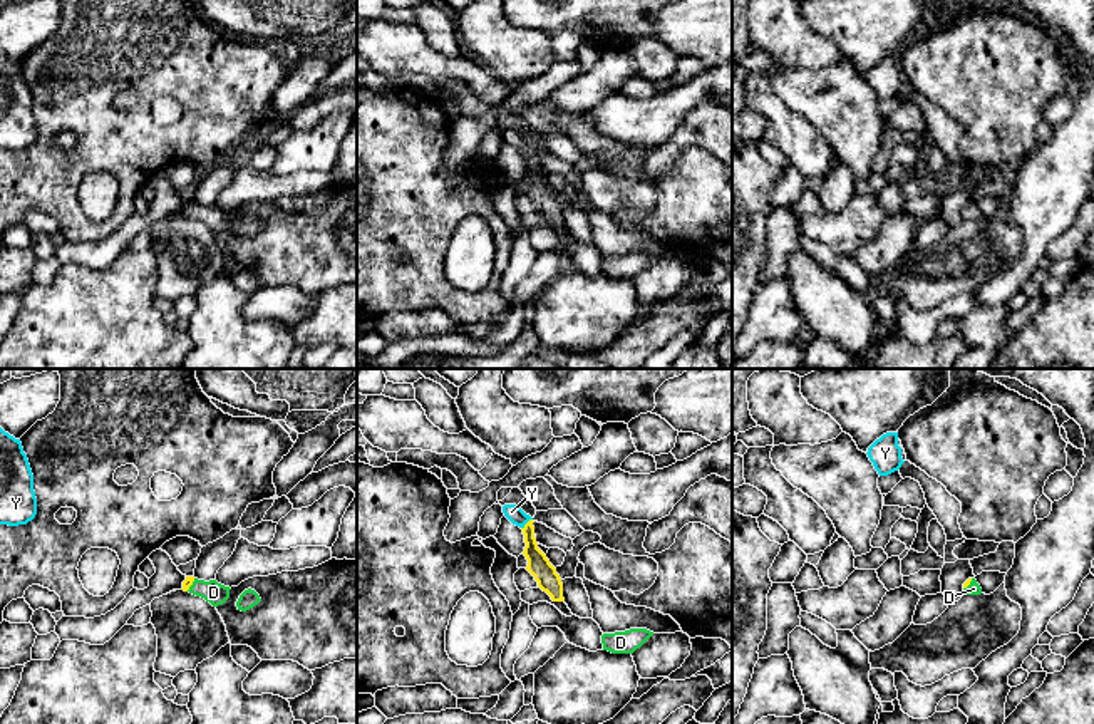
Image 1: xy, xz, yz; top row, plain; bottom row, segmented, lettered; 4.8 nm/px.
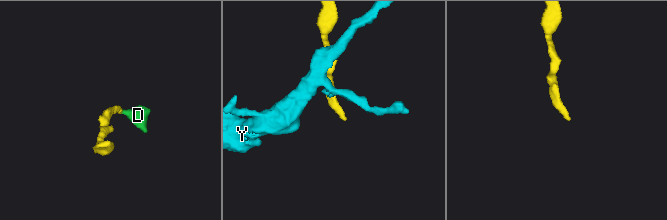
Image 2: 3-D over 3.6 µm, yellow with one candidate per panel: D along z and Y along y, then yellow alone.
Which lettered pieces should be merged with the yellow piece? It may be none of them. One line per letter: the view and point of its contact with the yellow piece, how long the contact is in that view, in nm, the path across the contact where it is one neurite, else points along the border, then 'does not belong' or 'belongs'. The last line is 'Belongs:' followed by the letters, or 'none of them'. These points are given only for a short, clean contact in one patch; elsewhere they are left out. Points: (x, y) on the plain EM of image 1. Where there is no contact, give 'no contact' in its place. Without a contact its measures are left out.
D: meets yellow in xy at (191, 208); contact 80 nm long; runs through xy (188, 206), (191, 208), (213, 217); belongs
Y: meets yellow in xz at (526, 148); contact 80 nm long; border along xz (531, 143), (521, 153); does not belong
Belongs: D

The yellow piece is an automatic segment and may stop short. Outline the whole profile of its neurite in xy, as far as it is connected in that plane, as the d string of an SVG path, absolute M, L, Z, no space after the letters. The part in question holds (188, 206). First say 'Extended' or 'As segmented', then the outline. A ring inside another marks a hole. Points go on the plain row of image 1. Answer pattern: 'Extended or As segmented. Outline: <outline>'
Extended. Outline: M186 201L181 215L201 221L206 226L209 226L213 231L218 231L230 223L231 213L218 208L216 204L204 206L194 201Z

